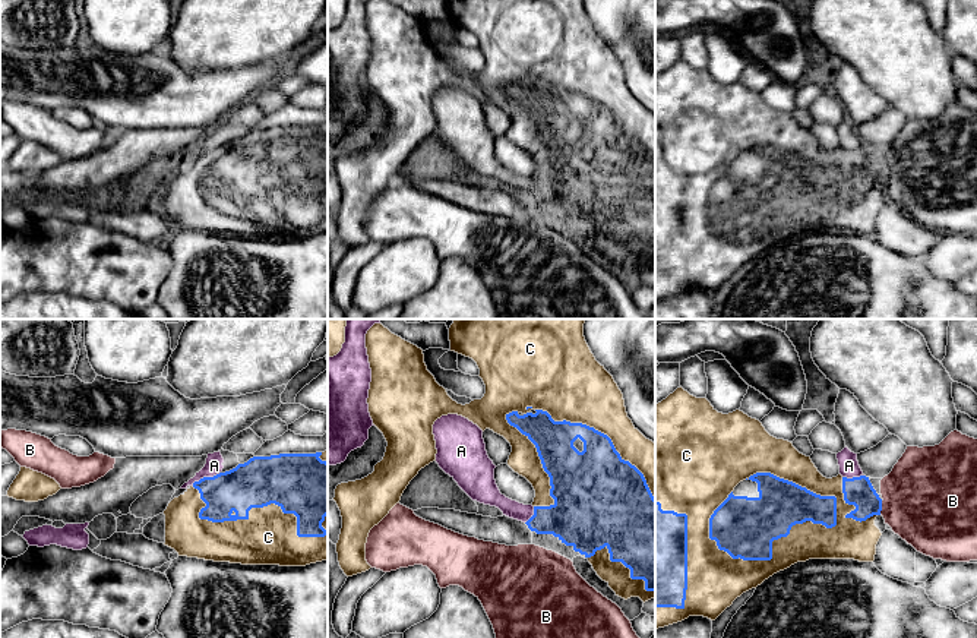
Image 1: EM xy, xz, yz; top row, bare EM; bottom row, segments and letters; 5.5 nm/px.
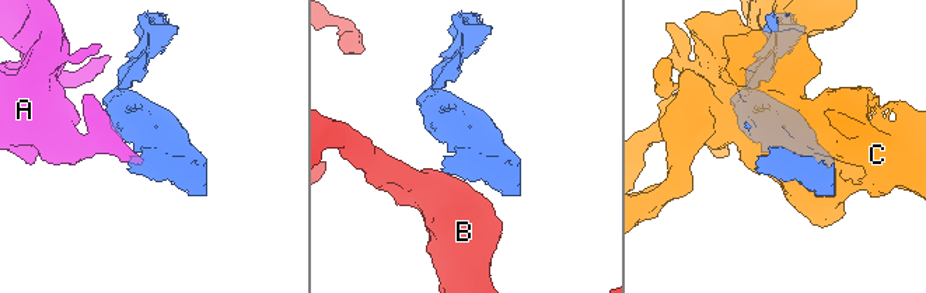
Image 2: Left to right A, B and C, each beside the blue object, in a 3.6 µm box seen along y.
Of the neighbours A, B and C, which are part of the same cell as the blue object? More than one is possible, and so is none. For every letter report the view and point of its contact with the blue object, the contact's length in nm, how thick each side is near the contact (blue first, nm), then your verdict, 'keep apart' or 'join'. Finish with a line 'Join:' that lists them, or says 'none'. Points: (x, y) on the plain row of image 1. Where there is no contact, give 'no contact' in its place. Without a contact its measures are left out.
A: xy (205, 149) | 180 nm | 240/100 nm | keep apart
B: yz (881, 180) | 80 nm | 160/460 nm | keep apart
C: yz (777, 211) | 750 nm | 340/200 nm | join
Join: C

